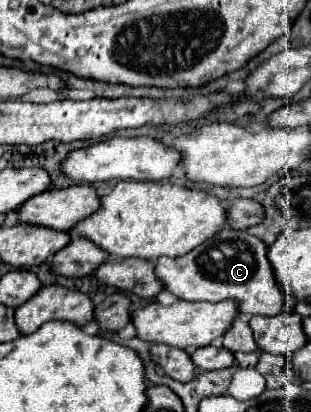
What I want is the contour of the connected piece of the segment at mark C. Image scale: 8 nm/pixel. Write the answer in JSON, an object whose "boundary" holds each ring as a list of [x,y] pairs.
{"boundary":[[[228,225],[182,257],[160,257],[154,265],[154,273],[162,281],[164,289],[178,299],[212,303],[232,299],[236,301],[238,315],[272,317],[280,315],[288,303],[286,293],[274,279],[266,257],[266,245],[258,237],[252,237],[246,231],[234,231]]]}

